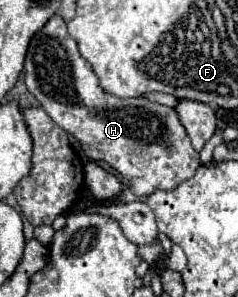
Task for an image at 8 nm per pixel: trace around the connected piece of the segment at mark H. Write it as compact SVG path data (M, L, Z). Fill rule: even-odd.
M52 16L46 22L46 26L34 34L28 54L26 54L24 70L26 70L26 88L30 90L30 94L36 96L36 100L42 104L46 114L60 128L64 128L68 134L80 140L82 150L90 160L104 160L114 170L118 170L130 182L130 190L136 196L150 196L156 190L174 190L178 184L192 178L196 168L200 166L200 156L192 148L190 138L184 126L180 124L176 110L154 104L144 98L122 100L122 98L108 94L100 86L92 66L80 56L78 46L74 38L68 34L66 22L60 16Z

